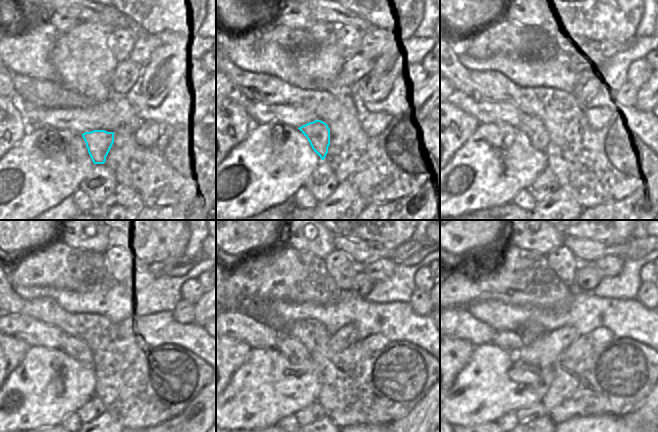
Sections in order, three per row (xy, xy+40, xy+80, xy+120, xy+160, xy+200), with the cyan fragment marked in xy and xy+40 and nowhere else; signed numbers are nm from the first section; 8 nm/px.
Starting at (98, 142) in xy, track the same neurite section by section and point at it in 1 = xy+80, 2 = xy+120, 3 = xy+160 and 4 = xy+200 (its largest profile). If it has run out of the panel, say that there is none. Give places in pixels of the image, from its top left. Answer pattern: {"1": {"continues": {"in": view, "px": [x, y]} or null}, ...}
{"1": {"continues": {"in": "xy+80", "px": [531, 126]}}, "2": {"continues": {"in": "xy+120", "px": [78, 349]}}, "3": {"continues": {"in": "xy+160", "px": [290, 346]}}, "4": {"continues": {"in": "xy+200", "px": [510, 340]}}}

